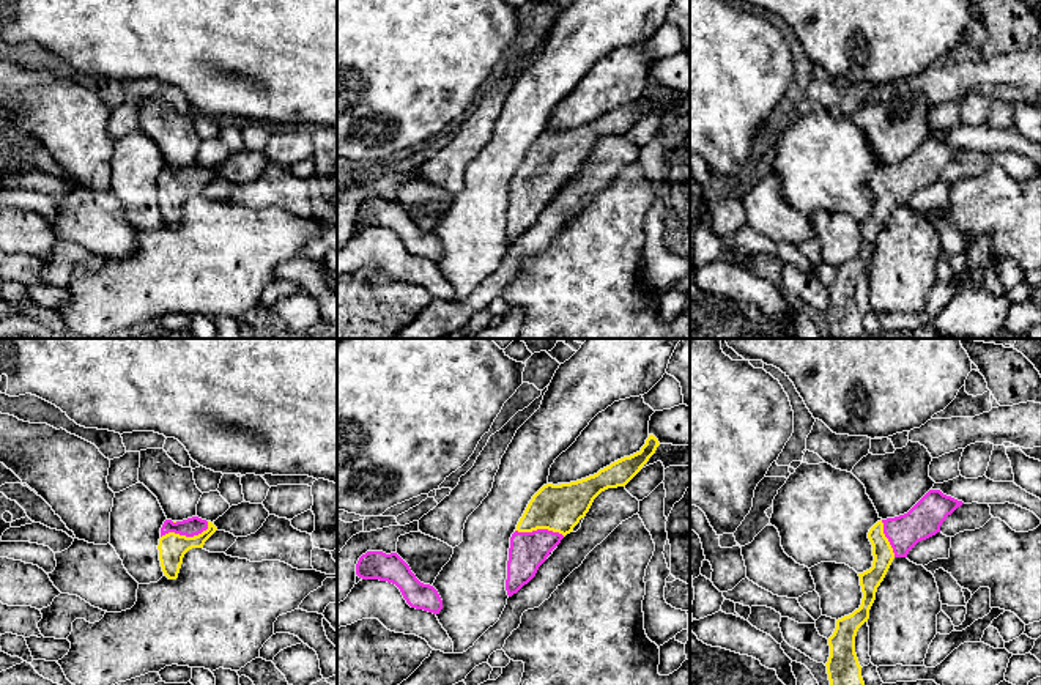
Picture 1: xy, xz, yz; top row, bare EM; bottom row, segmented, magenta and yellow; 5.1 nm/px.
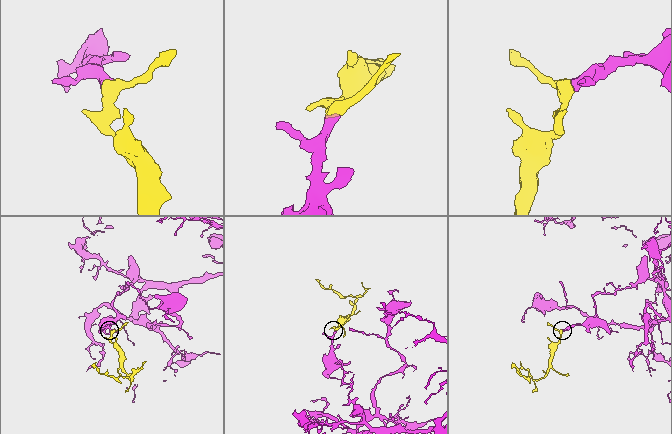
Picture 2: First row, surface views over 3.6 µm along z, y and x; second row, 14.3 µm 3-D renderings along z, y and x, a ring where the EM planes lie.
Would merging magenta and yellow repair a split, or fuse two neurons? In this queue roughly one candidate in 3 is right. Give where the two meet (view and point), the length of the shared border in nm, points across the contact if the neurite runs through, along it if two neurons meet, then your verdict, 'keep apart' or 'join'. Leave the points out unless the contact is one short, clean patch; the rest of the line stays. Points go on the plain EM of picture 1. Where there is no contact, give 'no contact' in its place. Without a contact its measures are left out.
xy (186, 183) | 260 nm | across xy (192, 174), (186, 183), (172, 194) | join

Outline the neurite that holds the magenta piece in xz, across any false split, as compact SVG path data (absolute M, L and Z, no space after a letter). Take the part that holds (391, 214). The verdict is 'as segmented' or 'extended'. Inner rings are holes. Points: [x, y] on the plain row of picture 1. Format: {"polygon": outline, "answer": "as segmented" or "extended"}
{"polygon": "M367 198L356 211L356 222L362 227L380 227L395 231L411 255L439 261L443 247L438 238L420 230L409 213L397 202Z", "answer": "as segmented"}

